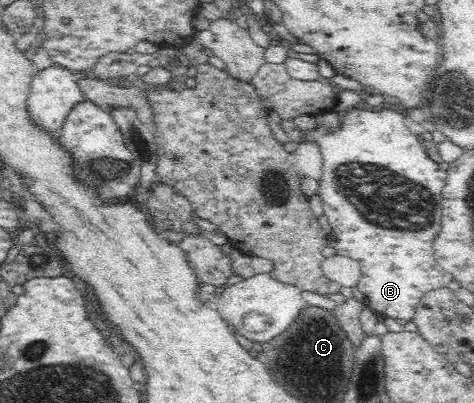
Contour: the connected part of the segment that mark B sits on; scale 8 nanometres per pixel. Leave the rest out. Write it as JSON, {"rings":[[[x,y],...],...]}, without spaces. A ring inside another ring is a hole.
{"rings":[[[351,108],[342,115],[337,130],[325,132],[324,128],[318,126],[313,132],[306,133],[307,140],[318,143],[321,153],[322,173],[317,193],[322,200],[324,215],[331,225],[332,234],[335,235],[332,239],[335,240],[335,252],[351,257],[360,264],[360,277],[356,286],[365,295],[369,308],[378,312],[382,318],[411,321],[414,308],[425,292],[448,286],[452,281],[448,275],[443,276],[433,254],[433,240],[441,228],[441,202],[437,196],[441,194],[445,182],[445,170],[441,170],[439,164],[425,154],[421,142],[415,140],[415,134],[405,128],[403,116],[395,110]],[[405,222],[419,222],[419,226],[409,230],[403,226]]]}

